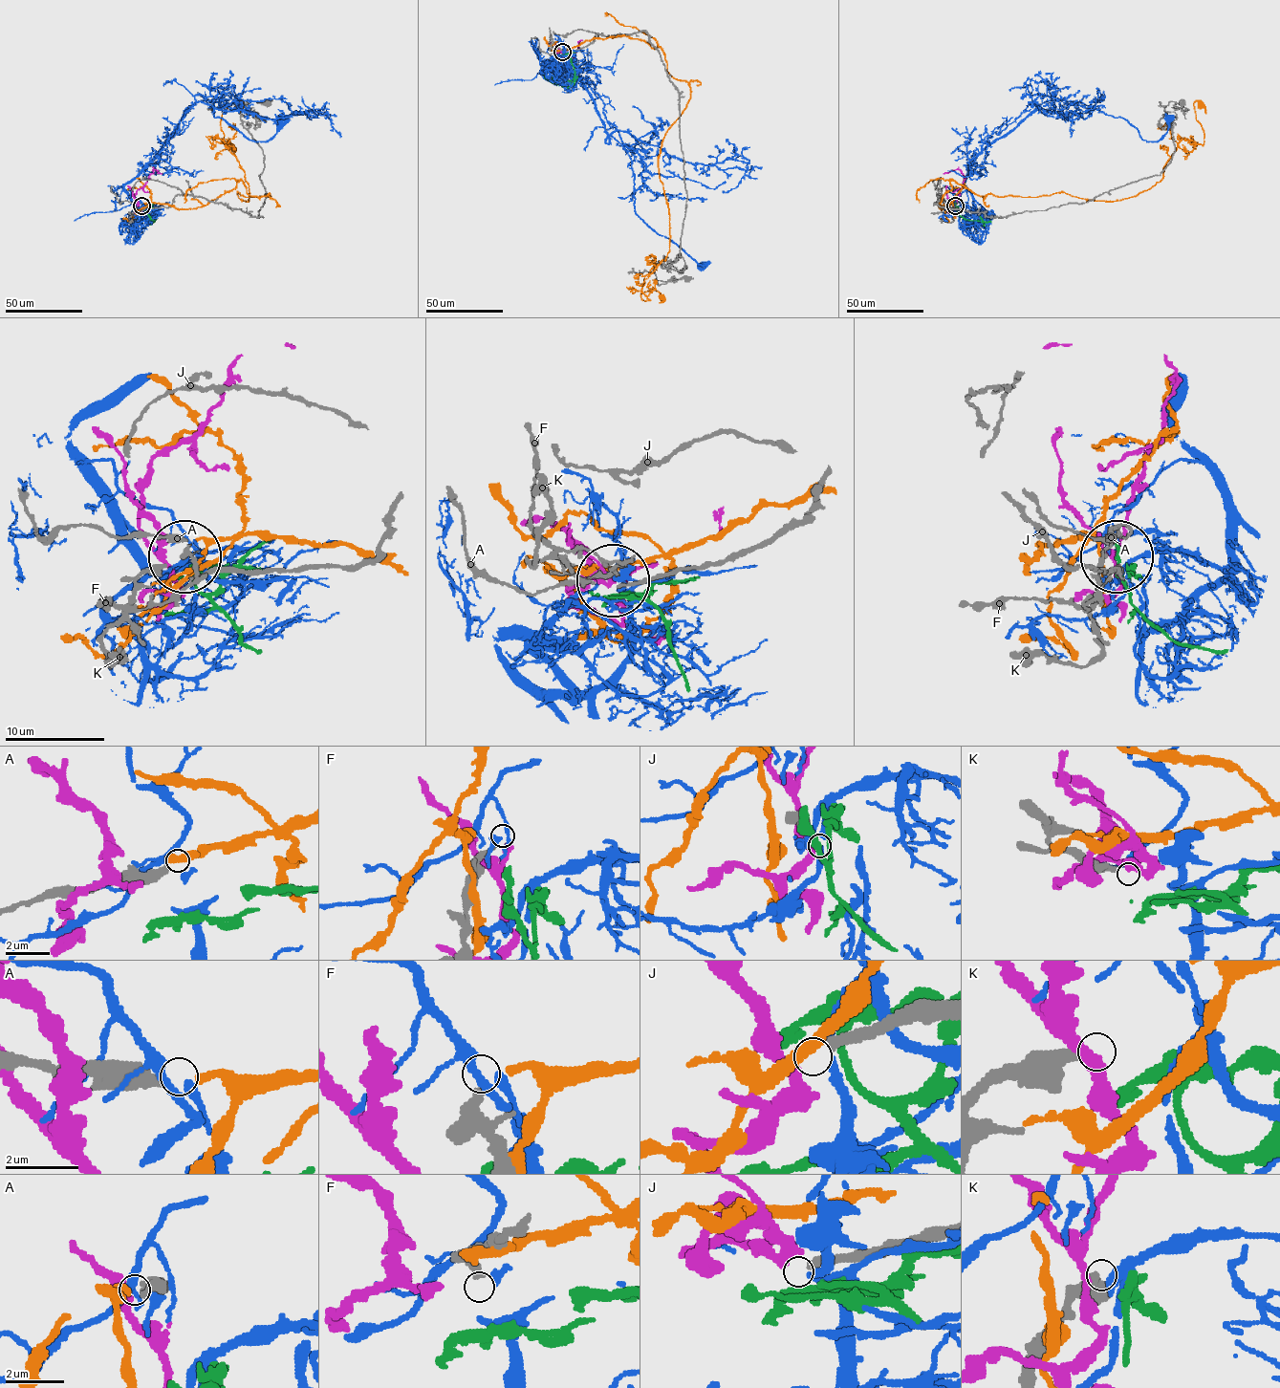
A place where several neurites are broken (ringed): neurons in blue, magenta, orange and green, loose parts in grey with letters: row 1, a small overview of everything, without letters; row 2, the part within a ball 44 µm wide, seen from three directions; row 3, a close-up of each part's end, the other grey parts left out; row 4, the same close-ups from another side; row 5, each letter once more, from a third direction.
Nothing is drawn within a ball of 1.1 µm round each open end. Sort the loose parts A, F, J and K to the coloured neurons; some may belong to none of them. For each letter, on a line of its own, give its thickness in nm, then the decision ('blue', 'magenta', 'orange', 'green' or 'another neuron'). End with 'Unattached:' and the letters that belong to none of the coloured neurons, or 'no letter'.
A: calibre 400 nm; orange
F: calibre 260 nm; another neuron
J: calibre 300 nm; magenta
K: calibre 320 nm; another neuron
Unattached: F, K

